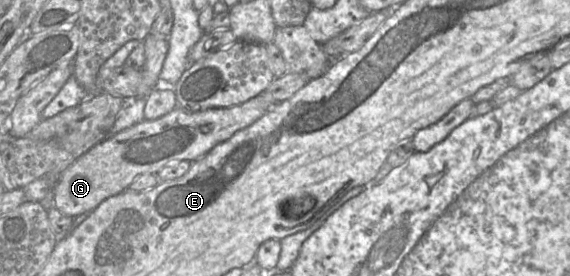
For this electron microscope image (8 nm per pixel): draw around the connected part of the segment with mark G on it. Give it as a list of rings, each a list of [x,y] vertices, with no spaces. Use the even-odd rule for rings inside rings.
[[[260,94],[238,105],[223,108],[210,108],[199,112],[187,113],[176,107],[170,113],[156,120],[144,119],[115,135],[108,136],[79,156],[60,174],[53,189],[53,205],[60,212],[76,217],[89,213],[97,208],[105,199],[128,189],[130,184],[140,175],[157,174],[163,167],[175,162],[187,160],[194,162],[216,145],[228,140],[237,131],[248,127],[262,117],[273,105],[264,102]]]

